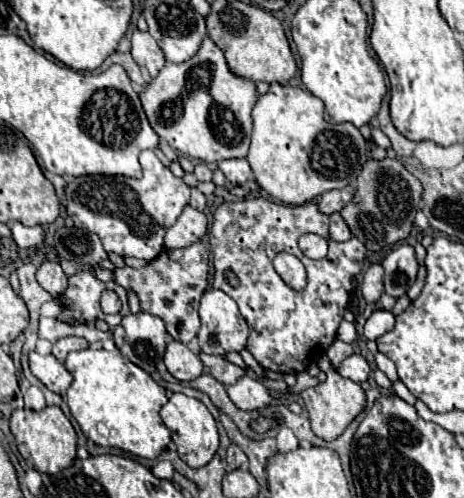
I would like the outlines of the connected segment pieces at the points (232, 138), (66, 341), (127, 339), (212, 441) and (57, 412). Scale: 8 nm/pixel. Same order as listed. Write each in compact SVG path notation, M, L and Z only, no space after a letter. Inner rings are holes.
M210 37L190 61L166 63L138 97L150 127L180 155L208 165L246 157L252 135L250 111L258 99L256 83L234 75Z
M62 337L60 341L54 343L52 355L62 363L70 351L80 351L80 349L86 349L86 347L88 347L88 343L82 337Z
M150 313L128 315L112 331L120 353L148 373L158 373L156 365L164 357L166 327L164 321Z
M172 393L168 403L160 409L160 417L174 433L172 441L176 443L180 459L186 461L190 467L204 467L214 457L218 449L218 429L214 417L210 415L204 403L194 397L186 397L184 393Z
M46 407L42 411L16 409L10 417L10 429L16 437L20 455L40 473L54 475L70 467L76 459L76 431L60 407Z

